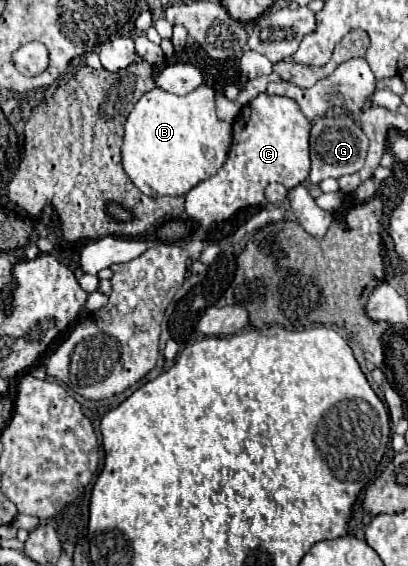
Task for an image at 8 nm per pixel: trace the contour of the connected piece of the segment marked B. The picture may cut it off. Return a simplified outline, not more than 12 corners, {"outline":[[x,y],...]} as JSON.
{"outline":[[153,88],[125,122],[123,168],[147,196],[219,172],[215,92]]}

